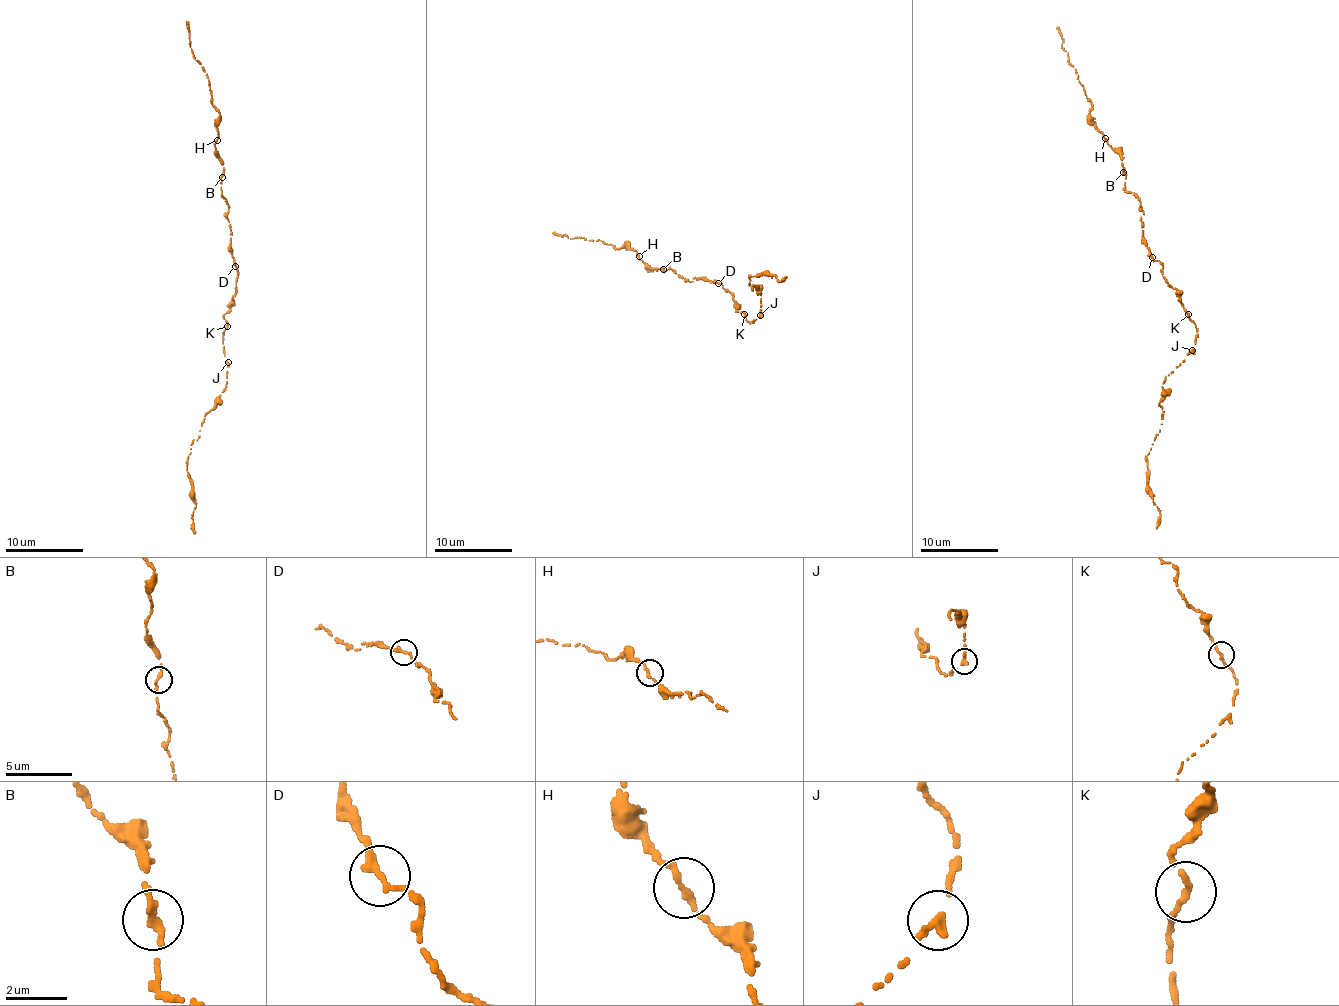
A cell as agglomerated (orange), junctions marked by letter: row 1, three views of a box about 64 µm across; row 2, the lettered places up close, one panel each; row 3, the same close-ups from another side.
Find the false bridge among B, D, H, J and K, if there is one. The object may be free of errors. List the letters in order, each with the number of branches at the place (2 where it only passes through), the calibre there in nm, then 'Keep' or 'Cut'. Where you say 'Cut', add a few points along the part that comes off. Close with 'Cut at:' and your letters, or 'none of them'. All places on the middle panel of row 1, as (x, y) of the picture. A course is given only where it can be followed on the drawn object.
B: Branches: 1. Thickness 320 nm. Keep
D: Branches: 2. Thickness 240 nm. Keep
H: Branches: 2. Thickness 220 nm. Keep
J: Branches: 1. Thickness 340 nm. Cut. Course of the part to remove: (760, 315), (762, 293), (759, 286), (751, 289), (749, 277), (767, 273), (779, 281), (786, 276)
K: Branches: 2. Thickness 220 nm. Keep
Cut at: J

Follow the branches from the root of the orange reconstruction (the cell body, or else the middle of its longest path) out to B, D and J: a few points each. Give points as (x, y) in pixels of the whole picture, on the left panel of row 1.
B: (235, 289), (238, 273), (231, 254), (231, 227), (228, 205), (221, 194), (222, 177)
D: (235, 289), (238, 273), (235, 266)
J: (235, 289), (229, 311), (224, 315), (227, 327), (223, 334), (223, 350), (227, 363)

